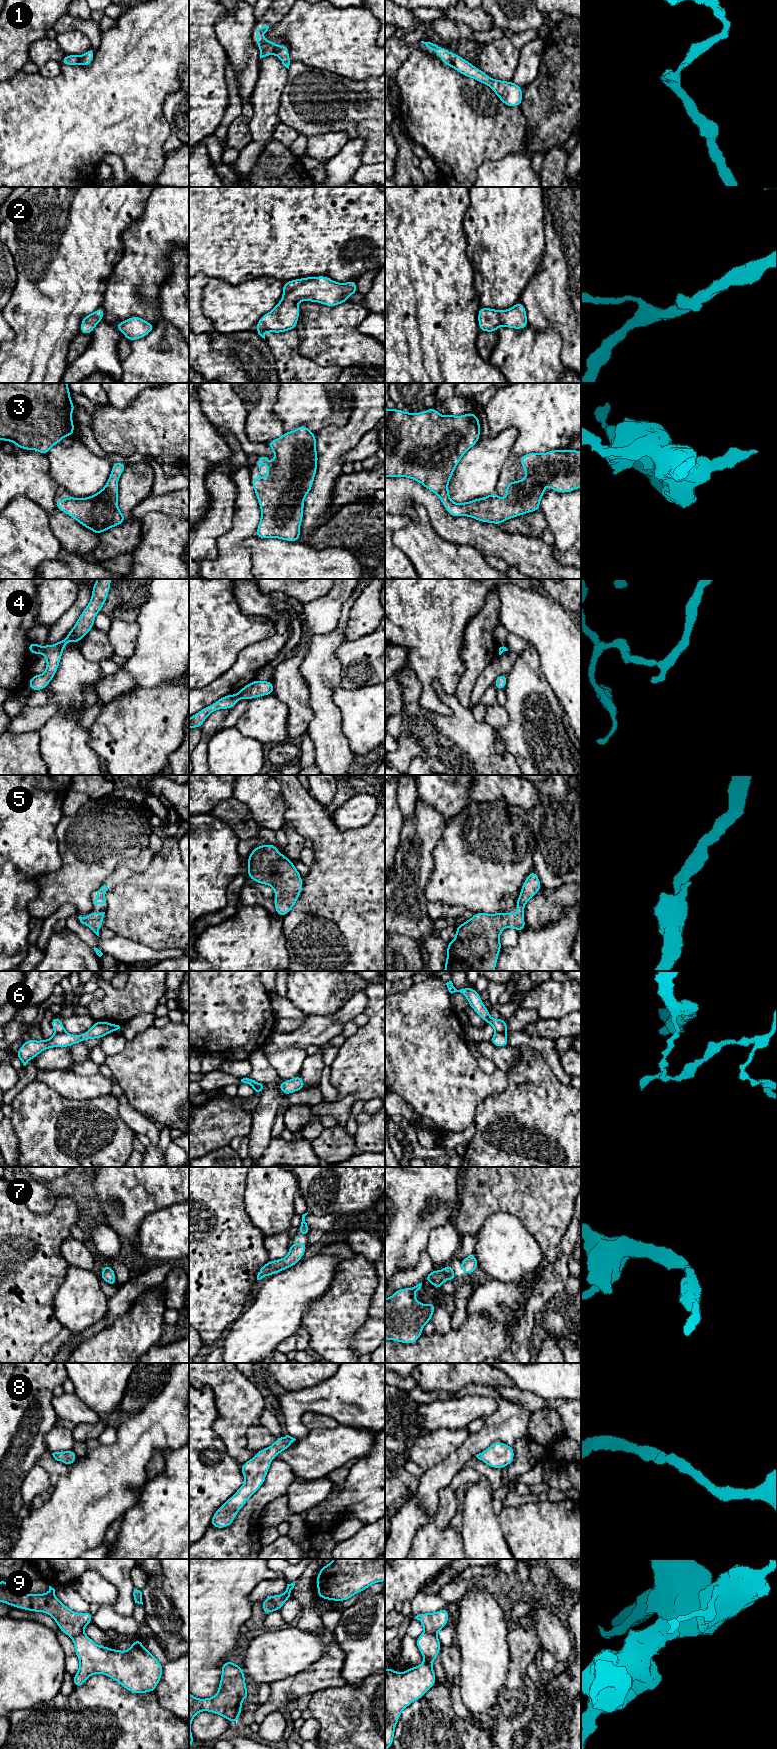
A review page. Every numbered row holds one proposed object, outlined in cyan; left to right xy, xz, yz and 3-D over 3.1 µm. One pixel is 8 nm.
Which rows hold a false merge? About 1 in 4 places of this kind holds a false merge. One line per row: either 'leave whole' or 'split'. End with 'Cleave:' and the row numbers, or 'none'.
1: leave whole
2: leave whole
3: leave whole
4: split
5: leave whole
6: split
7: leave whole
8: leave whole
9: split
Cleave: 4, 6, 9

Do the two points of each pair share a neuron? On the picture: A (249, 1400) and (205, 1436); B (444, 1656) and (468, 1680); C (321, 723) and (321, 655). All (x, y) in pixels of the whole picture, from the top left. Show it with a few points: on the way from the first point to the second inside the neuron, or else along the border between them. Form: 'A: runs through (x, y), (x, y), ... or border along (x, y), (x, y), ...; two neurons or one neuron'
A: border along (215, 1406), (218, 1418), (212, 1428), (226, 1449); two neurons
B: border along (458, 1648), (460, 1656), (459, 1674); two neurons
C: runs through (321, 706), (321, 684), (318, 676), (320, 672); one neuron

